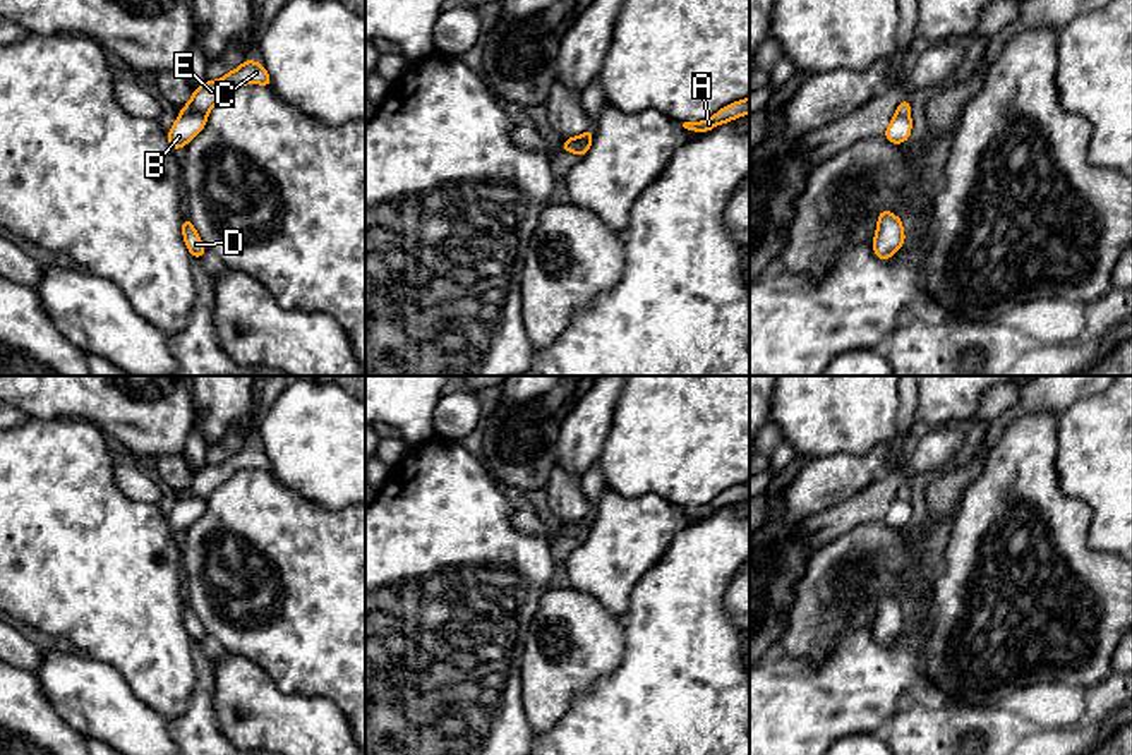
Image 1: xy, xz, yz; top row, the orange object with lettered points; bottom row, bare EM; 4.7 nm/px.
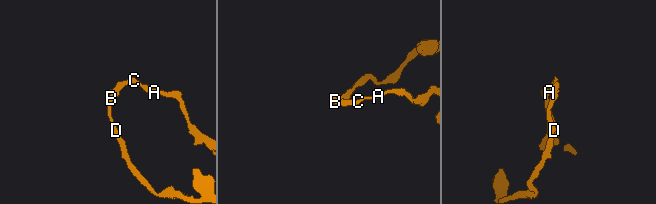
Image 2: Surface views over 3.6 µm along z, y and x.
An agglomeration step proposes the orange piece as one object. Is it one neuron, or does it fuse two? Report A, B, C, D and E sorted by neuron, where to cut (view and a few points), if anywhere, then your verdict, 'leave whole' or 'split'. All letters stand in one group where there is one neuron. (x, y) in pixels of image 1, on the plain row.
groups A C E / B D; cut xy (206, 498), (180, 500); split

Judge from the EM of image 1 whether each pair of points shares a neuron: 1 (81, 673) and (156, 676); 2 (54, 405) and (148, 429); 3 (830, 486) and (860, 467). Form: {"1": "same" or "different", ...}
{"1": "different", "2": "same", "3": "same"}

